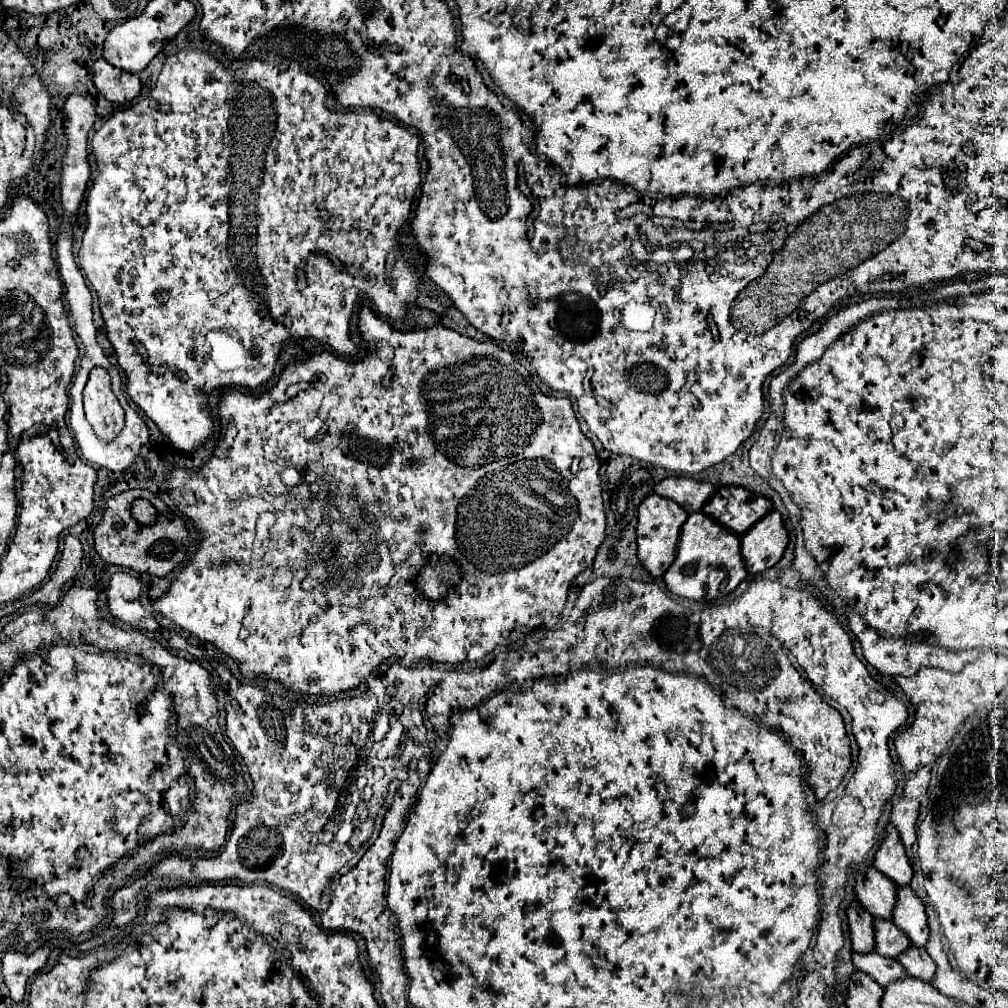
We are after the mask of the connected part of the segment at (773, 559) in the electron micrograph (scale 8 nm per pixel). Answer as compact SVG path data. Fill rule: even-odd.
M770 511L746 535L742 535L742 555L748 573L762 573L774 567L788 547L788 531L782 515Z

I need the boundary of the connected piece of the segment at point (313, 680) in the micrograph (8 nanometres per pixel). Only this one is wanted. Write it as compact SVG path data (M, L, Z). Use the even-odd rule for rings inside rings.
M362 306L362 307L361 307L361 309L360 309L360 310L361 310L361 311L360 311L360 321L358 321L358 325L360 325L360 335L362 335L362 339L364 339L364 341L366 341L366 343L368 343L368 349L374 349L374 345L376 345L376 343L378 343L378 341L388 341L388 343L390 343L390 345L392 345L392 347L394 347L394 359L392 359L392 361L380 361L380 359L378 359L378 355L376 355L376 353L368 353L368 355L366 355L366 357L364 357L364 359L360 359L360 361L356 361L356 363L354 363L354 361L352 361L352 363L350 363L350 361L346 361L346 359L334 359L334 355L332 355L332 353L328 353L328 351L320 351L320 353L318 353L318 351L316 351L316 353L314 353L314 355L312 355L312 357L310 357L310 359L308 359L308 361L306 361L306 363L288 363L288 367L286 367L286 369L284 369L284 373L282 373L282 375L280 375L280 381L278 381L278 383L276 383L276 385L274 385L274 387L272 387L272 389L270 389L270 391L268 391L268 393L264 393L264 395L260 395L260 397L254 397L254 395L253 395L253 394L250 394L250 393L245 393L245 392L241 392L241 391L238 391L238 390L232 390L232 391L227 391L227 392L225 392L225 393L224 393L224 394L223 394L223 393L222 393L222 395L221 395L221 399L220 399L220 400L219 400L219 417L221 417L221 419L222 419L222 422L223 422L223 425L226 425L226 427L225 427L225 431L226 431L226 432L225 432L225 434L224 434L224 436L223 436L223 438L226 438L226 437L227 437L227 438L228 438L228 437L229 437L229 438L235 438L235 439L234 439L234 440L226 440L226 442L225 442L225 443L222 443L222 444L221 444L221 446L219 446L219 445L218 445L218 446L217 446L217 448L216 448L216 449L215 449L215 452L214 452L214 453L213 453L213 455L212 455L212 456L216 456L216 457L212 457L212 459L210 459L210 461L208 461L208 463L206 463L206 467L202 467L202 469L200 469L200 471L198 471L198 473L190 473L190 487L192 487L192 491L194 491L194 495L196 495L196 499L198 499L198 503L196 503L196 505L194 505L194 509L192 509L192 515L190 515L190 517L194 517L194 521L198 521L198 527L200 527L200 531L202 531L202 535L204 535L204 539L208 539L208 541L204 541L204 547L202 547L202 553L200 553L200 557L198 557L198 561L196 561L196 559L192 559L192 563L190 563L190 565L188 565L188 567L186 567L186 569L184 569L184 571L182 571L182 573L180 573L180 575L178 575L178 577L176 577L176 579L174 579L174 583L172 583L172 587L170 587L170 589L168 589L168 590L167 590L167 591L166 591L166 592L165 592L165 593L164 593L164 594L163 594L163 595L162 595L162 597L160 597L160 599L156 599L156 601L154 601L154 609L156 609L156 611L160 611L160 613L162 613L162 615L164 615L164 617L168 617L168 619L170 619L170 621L174 621L174 623L178 623L178 625L180 625L180 627L184 627L184 629L186 629L186 631L190 631L190 633L192 633L192 635L196 635L196 637L198 637L198 639L202 639L202 641L210 641L210 643L214 643L214 645L216 645L216 647L218 647L218 649L219 649L219 650L221 650L221 651L224 651L224 653L226 653L226 655L230 655L230 657L232 657L232 659L234 659L234 660L235 660L235 661L236 661L236 662L238 662L238 663L239 663L239 666L240 666L240 671L241 671L241 674L242 674L242 675L243 675L243 677L244 677L244 678L246 678L246 679L249 679L249 680L256 680L256 679L257 679L257 678L259 678L259 679L276 679L276 681L282 681L282 683L284 683L284 685L286 685L286 687L290 687L290 689L292 689L292 691L300 691L300 693L316 693L316 695L332 695L332 693L340 693L340 691L348 691L348 689L352 689L352 687L356 687L356 685L360 685L360 683L362 683L362 681L364 681L364 677L366 677L366 675L370 675L370 673L372 673L372 669L376 669L376 667L378 667L378 665L380 665L380 663L382 663L382 661L384 661L384 659L388 659L388 657L408 657L408 659L412 659L412 661L420 661L420 659L432 659L432 661L438 661L438 663L439 663L439 664L459 664L459 663L462 663L462 661L475 661L475 662L476 662L476 661L478 661L478 660L481 660L481 659L482 659L482 657L484 657L484 655L488 655L488 653L490 653L490 651L493 651L493 650L494 650L494 647L496 647L496 645L504 645L504 646L509 646L509 645L510 645L510 644L512 644L512 643L515 643L515 642L516 642L516 641L518 641L518 639L519 639L519 637L520 637L520 636L521 636L521 635L523 635L523 634L528 634L528 633L529 633L529 631L532 631L532 630L534 630L534 629L538 629L538 628L539 628L539 627L540 627L540 626L541 626L541 625L546 625L546 627L552 627L552 625L554 625L554 623L556 623L556 621L559 621L559 620L560 620L560 613L562 613L562 612L563 612L563 611L564 611L564 608L565 608L565 604L566 604L566 601L567 601L567 594L568 594L568 585L570 585L570 583L572 583L572 579L574 579L574 575L576 575L576 573L578 573L578 571L582 571L582 569L586 569L586 567L590 567L590 565L592 565L592 561L594 561L594 555L596 555L596 551L598 551L598 547L600 547L600 543L602 543L602 541L604 541L604 537L606 537L606 515L604 515L604 507L602 507L602 485L600 485L600 477L598 477L598 469L600 469L600 459L598 459L598 455L596 455L596 449L594 449L594 445L592 445L592 443L590 443L590 441L588 441L588 439L586 439L586 437L584 437L584 433L582 433L582 431L580 431L580 425L578 425L578 419L576 419L576 415L574 415L574 411L572 411L572 401L570 401L570 399L568 399L568 397L560 397L560 399L558 399L558 397L548 397L548 395L544 395L544 393L542 393L542 391L540 391L540 389L538 389L538 387L534 387L534 389L532 389L532 383L536 383L536 381L534 381L534 379L532 379L532 377L530 377L530 373L528 373L528 371L526 371L526 369L524 369L524 367L522 367L522 365L520 365L520 363L518 363L518 361L516 361L516 359L514 359L514 357L512 357L512 353L508 353L508 351L504 351L504 349L500 349L500 347L496 347L496 345L494 345L494 343L492 343L492 341L476 341L476 339L470 339L470 337L464 337L464 335L460 335L460 333L456 333L456 331L452 331L452 329L446 329L446 327L442 327L442 325L436 325L436 327L430 327L430 329L416 329L416 331L406 331L406 333L404 333L404 331L396 331L396 329L392 329L392 327L390 327L390 325L388 325L388 323L386 323L386 321L382 321L382 319L380 319L380 317L376 317L376 315L374 315L374 311L373 311L373 310L372 310L372 309L368 309L368 306ZM392 369L394 369L394 377L392 377L392 381L390 381L390 383L388 383L388 381L386 381L386 375L388 375L388 371L392 371ZM290 385L292 385L292 387L298 387L298 393L296 393L296 395L294 395L294 397L286 397L286 389L288 389L288 387L290 387ZM574 457L578 457L578 459L580 459L580 471L578 471L578 473L576 473L576 475L572 475L572 473L570 473L570 465L572 465L572 461L574 461ZM288 467L296 467L296 469L298 469L298 473L300 473L300 477L302 477L302 481L300 481L300 485L298 485L298 487L286 487L286 485L282 485L282 471L284 471L284 469L288 469ZM372 501L376 501L376 503L378 503L378 507L380 507L380 515L378 515L378 519L376 519L376 523L378 523L378 535L376 535L376 541L374 541L374 515L370 515L370 513L368 513L368 511L352 511L352 507L358 507L358 509L362 509L362 507L364 507L364 505L370 505L370 503L372 503ZM264 511L270 511L270 513L274 513L274 517L276 517L276 521L274 521L274 525L272 525L272 527L270 527L270 531L272 531L272 537L270 537L270 539L268 539L268 541L272 541L272 543L268 543L268 545L266 545L266 547L264 547L264 553L262 553L262 561L266 561L266 565L264 565L264 567L254 567L254 565L252 565L252 559L254 559L254 539L256 539L256 519L258 519L258 515L260 515L260 513L264 513ZM384 553L386 553L386 555L388 555L388 557L390 557L390 563L392 563L392 569L394 569L394 573L392 573L392 577L390 577L390 579L388 579L388 583L384 583L384 585L382 585L382 581L372 581L372 575L376 575L376 573L378 573L378 569L380 569L380 567L382 567L382 565L384 565ZM434 553L436 553L436 555L444 555L444 553L448 553L448 555L450 555L450 557L454 557L454 559L456 559L456 561L458 561L458 563L460 563L460 567L462 567L462 581L460 581L460 585L456 585L456 587L452 587L452 589L450 589L450 593L447 593L447 599L442 599L442 600L440 600L440 601L426 601L426 599L424 599L424 597L420 597L420 595L418 595L418 591L416 591L416 589L414 589L414 581L412 581L412 579L414 579L414 577L416 577L416 573L418 573L418 569L420 569L420 567L422 567L422 565L424 565L424 563L426 563L426 561L428 561L428 559L430 559L430 555L434 555ZM282 565L286 565L286 567L290 567L290 569L292 569L292 573L294 573L294 577L292 577L292 581L290 581L290 585L288 585L288 589L284 589L284 591L282 591L282 589L272 589L272 585L270 585L270 581L272 581L272 575L274 575L274 571L276 571L276 569L278 569L278 567L282 567ZM538 595L546 595L546 605L544 605L544 607L542 607L542 599L538 599ZM452 629L460 629L460 631L458 631L458 633L456 633L456 635L454 635L454 637L456 637L456 639L452 639ZM514 629L520 629L520 631L518 631L518 633L516 633L516 641L514 641L514 633L512 633L512 631L514 631Z

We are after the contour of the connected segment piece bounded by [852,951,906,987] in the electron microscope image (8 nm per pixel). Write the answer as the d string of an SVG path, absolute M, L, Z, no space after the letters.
M876 951L874 953L866 953L866 955L854 953L852 959L854 959L854 965L856 965L858 971L870 975L882 987L888 987L890 983L906 977L906 971L904 971L904 967L898 961L886 959L886 957L878 955Z

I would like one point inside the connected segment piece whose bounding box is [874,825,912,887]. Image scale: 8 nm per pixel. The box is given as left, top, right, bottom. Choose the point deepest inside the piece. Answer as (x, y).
(891, 860)

